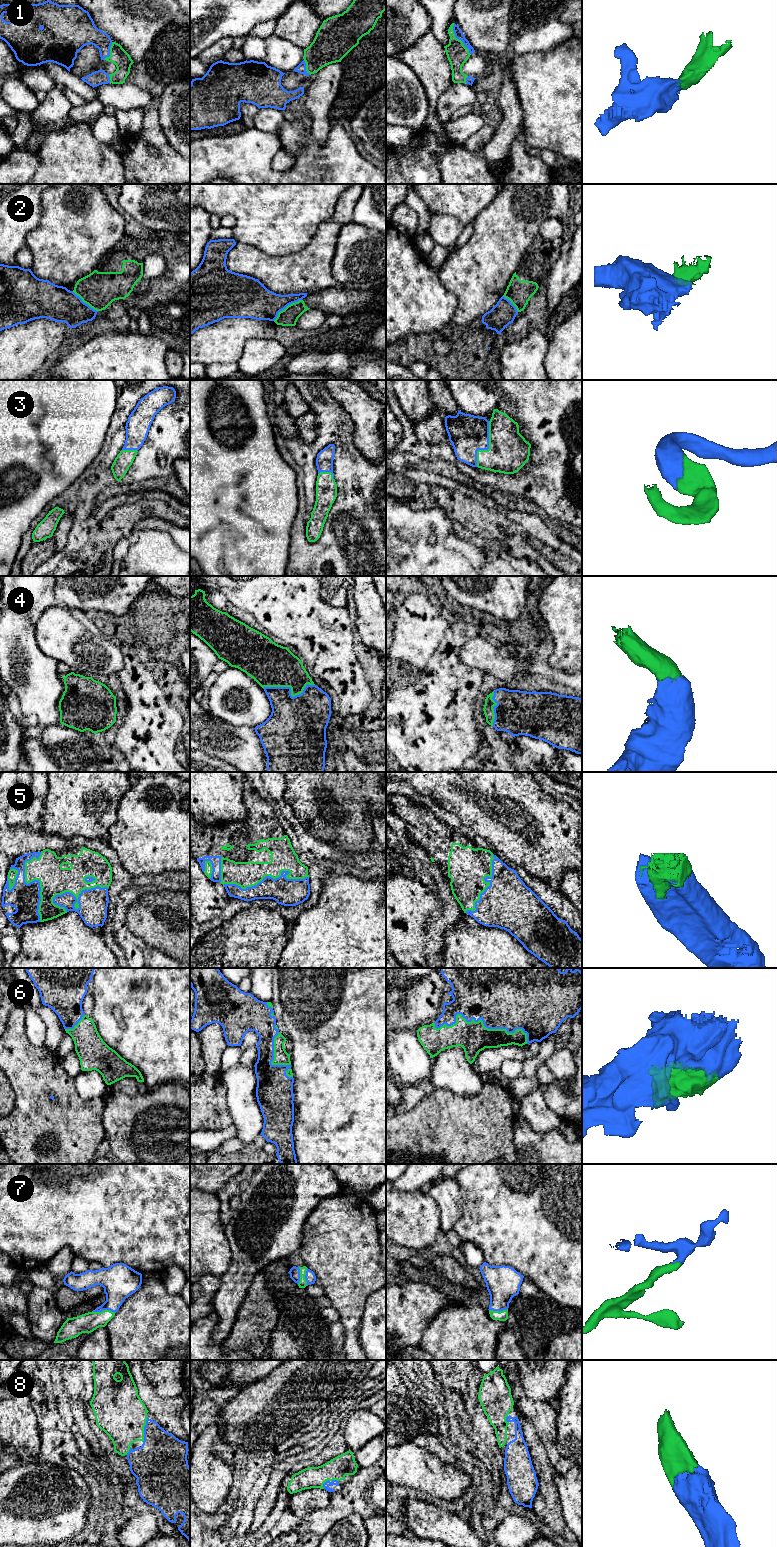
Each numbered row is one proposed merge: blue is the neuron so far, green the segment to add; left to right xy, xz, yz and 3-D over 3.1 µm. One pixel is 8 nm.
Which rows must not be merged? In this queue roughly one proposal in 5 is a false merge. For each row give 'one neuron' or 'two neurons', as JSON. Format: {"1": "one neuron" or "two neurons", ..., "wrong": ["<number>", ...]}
{"1": "one neuron", "2": "two neurons", "3": "one neuron", "4": "one neuron", "5": "one neuron", "6": "one neuron", "7": "one neuron", "8": "one neuron", "wrong": ["2"]}

